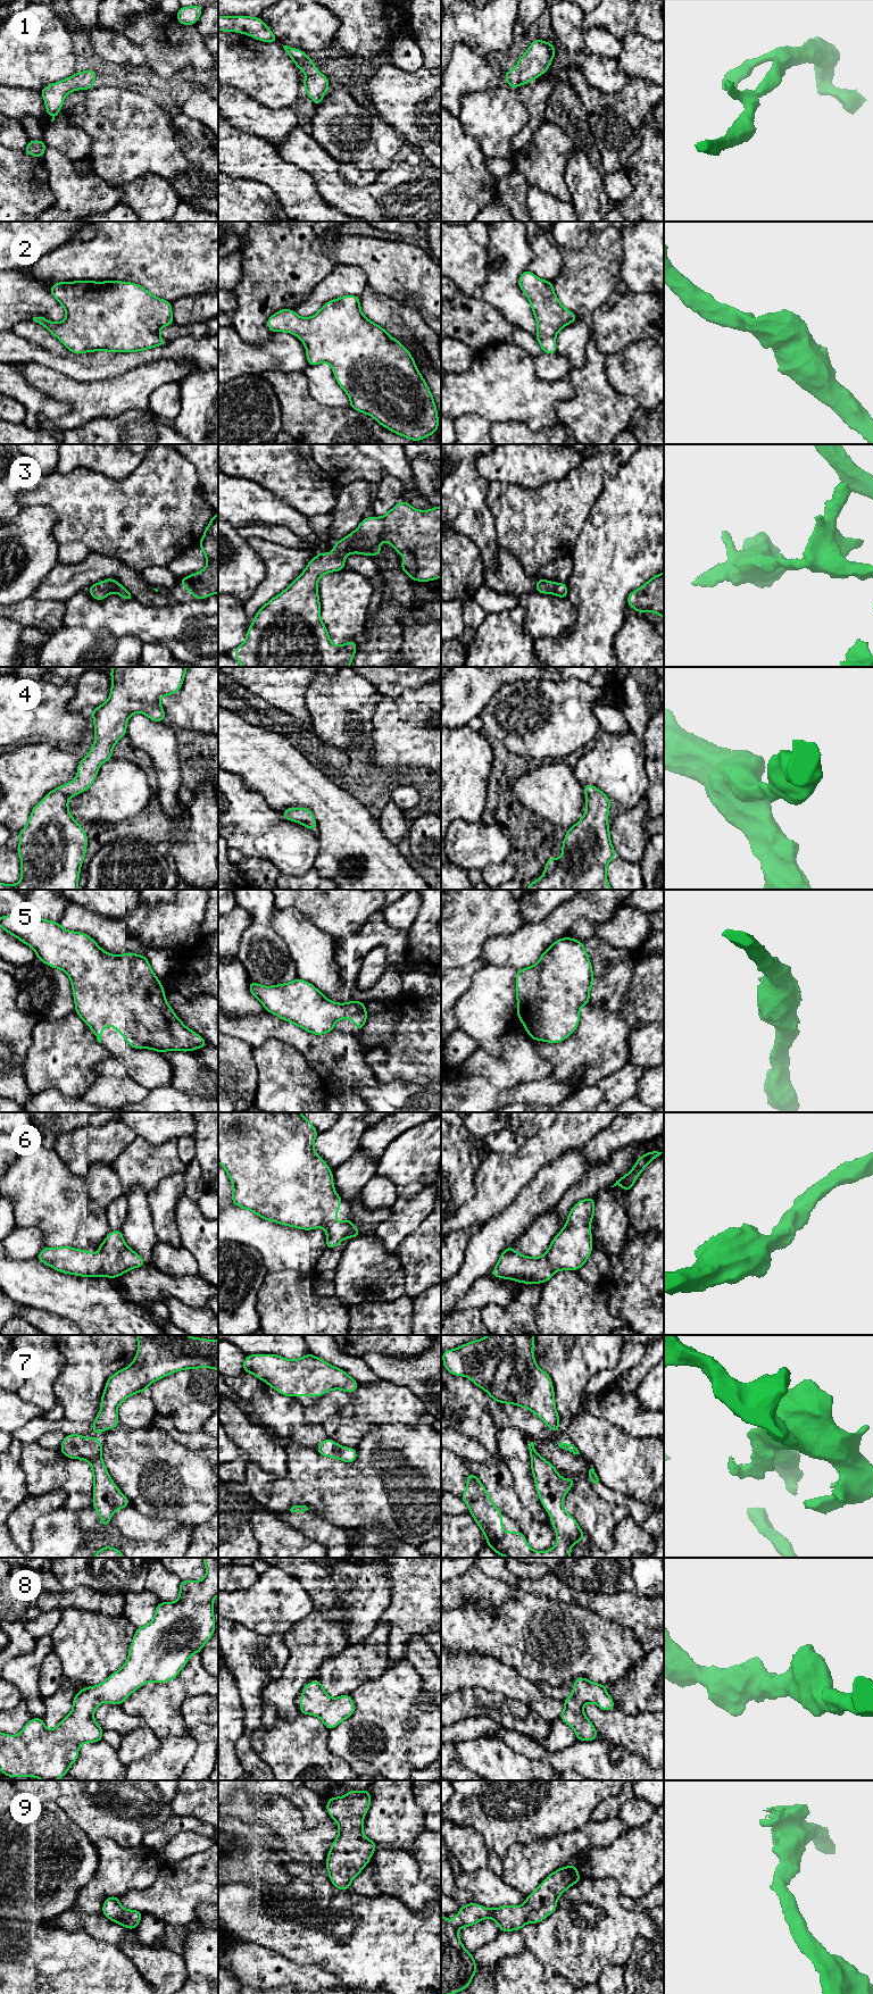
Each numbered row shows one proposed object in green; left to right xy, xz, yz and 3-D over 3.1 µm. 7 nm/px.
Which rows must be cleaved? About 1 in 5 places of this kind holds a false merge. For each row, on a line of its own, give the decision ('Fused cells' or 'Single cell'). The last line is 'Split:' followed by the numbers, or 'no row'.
1: Single cell
2: Single cell
3: Single cell
4: Single cell
5: Single cell
6: Single cell
7: Single cell
8: Single cell
9: Single cell
Split: no row

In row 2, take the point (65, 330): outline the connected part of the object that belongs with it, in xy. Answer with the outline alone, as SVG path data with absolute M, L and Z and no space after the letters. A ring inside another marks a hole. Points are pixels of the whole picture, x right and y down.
M76 281L55 283L50 293L64 307L66 318L60 323L33 317L52 333L70 352L92 351L136 352L165 344L159 331L174 323L172 303L153 297L143 286L119 281Z

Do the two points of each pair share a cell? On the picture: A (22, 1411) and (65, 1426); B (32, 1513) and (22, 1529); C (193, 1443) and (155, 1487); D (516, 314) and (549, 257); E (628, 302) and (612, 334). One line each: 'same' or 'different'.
A: different
B: same
C: different
D: different
E: same

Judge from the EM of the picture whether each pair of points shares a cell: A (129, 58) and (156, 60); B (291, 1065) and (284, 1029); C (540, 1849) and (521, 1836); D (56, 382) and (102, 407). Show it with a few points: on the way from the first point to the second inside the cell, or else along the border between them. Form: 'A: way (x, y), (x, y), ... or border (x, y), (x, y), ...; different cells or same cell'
A: border (129, 38), (143, 52), (144, 64); different cells
B: border (260, 1044), (272, 1039), (283, 1041), (307, 1062); different cells
C: border (557, 1835), (513, 1844), (506, 1852); different cells
D: way (67, 390), (91, 400); same cell

